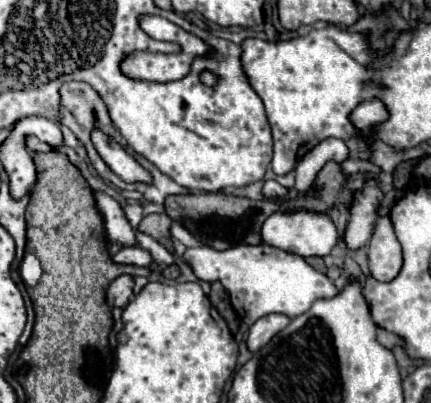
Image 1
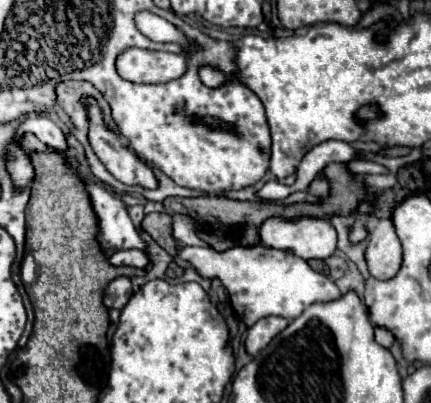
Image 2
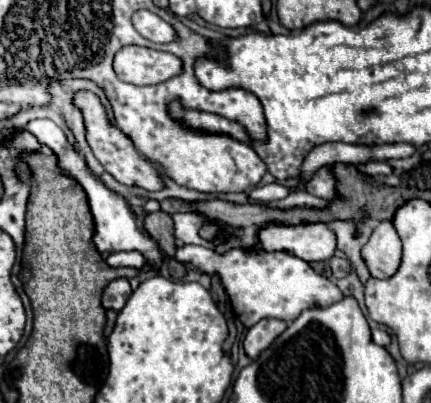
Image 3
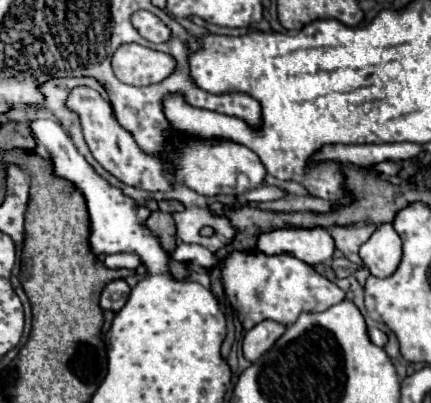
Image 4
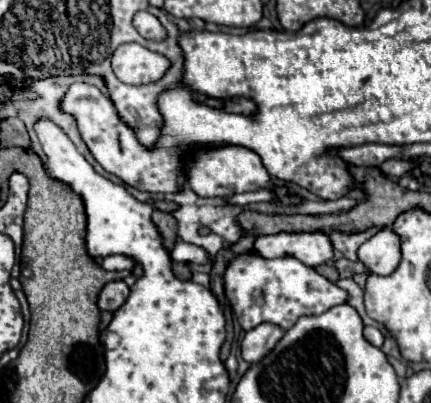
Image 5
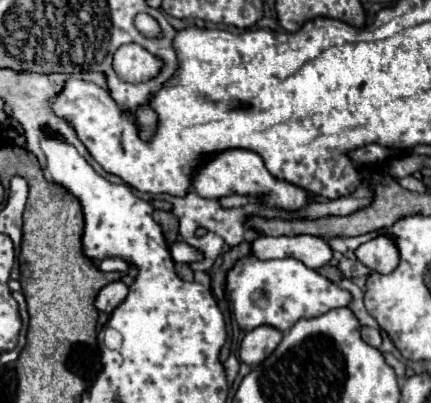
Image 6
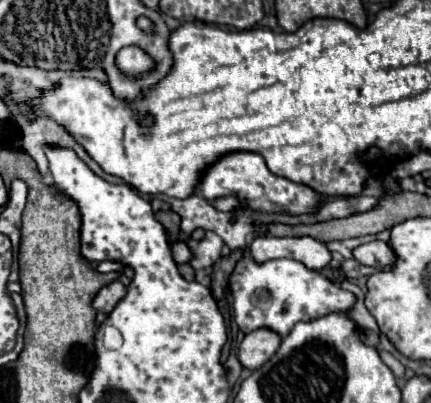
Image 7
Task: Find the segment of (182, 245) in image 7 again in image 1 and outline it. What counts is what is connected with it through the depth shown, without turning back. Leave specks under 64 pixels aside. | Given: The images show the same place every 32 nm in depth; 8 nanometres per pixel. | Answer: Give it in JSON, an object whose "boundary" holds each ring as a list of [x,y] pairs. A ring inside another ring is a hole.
{"boundary":[[[244,244],[228,248],[224,252],[218,252],[208,246],[198,246],[188,248],[184,260],[188,262],[198,280],[208,284],[220,282],[226,288],[234,310],[248,326],[272,312],[286,314],[290,318],[300,316],[314,304],[314,300],[332,298],[338,294],[338,288],[332,284],[332,280],[326,274],[314,270],[302,256],[272,248],[268,244]]]}

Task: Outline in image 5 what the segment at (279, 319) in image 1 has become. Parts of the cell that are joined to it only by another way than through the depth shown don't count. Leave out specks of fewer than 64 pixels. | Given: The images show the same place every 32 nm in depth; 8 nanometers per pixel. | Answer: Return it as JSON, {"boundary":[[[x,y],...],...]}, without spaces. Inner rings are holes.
{"boundary":[[[262,322],[256,328],[252,328],[250,332],[246,332],[244,340],[242,340],[242,358],[250,364],[256,364],[258,360],[262,360],[280,340],[280,336],[284,334],[284,330],[276,324],[270,322]]]}

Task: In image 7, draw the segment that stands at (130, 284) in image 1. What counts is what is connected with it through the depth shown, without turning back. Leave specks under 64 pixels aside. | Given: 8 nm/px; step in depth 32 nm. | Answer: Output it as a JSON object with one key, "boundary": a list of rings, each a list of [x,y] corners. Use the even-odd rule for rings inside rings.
{"boundary":[[[116,280],[116,282],[106,284],[106,286],[96,294],[92,306],[94,306],[96,310],[100,310],[100,312],[110,314],[110,312],[114,310],[114,306],[116,306],[124,296],[126,296],[126,286]]]}

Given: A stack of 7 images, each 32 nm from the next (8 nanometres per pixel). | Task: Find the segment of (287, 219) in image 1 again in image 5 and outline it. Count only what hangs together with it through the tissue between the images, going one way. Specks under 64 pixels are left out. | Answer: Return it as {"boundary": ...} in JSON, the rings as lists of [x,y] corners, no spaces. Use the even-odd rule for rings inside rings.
{"boundary":[[[278,232],[258,236],[254,248],[264,258],[294,256],[312,268],[332,260],[334,254],[330,236],[324,236],[324,232]]]}

